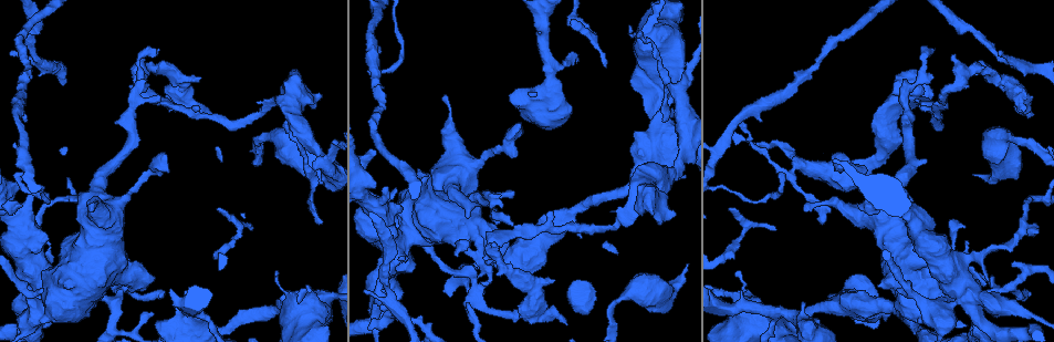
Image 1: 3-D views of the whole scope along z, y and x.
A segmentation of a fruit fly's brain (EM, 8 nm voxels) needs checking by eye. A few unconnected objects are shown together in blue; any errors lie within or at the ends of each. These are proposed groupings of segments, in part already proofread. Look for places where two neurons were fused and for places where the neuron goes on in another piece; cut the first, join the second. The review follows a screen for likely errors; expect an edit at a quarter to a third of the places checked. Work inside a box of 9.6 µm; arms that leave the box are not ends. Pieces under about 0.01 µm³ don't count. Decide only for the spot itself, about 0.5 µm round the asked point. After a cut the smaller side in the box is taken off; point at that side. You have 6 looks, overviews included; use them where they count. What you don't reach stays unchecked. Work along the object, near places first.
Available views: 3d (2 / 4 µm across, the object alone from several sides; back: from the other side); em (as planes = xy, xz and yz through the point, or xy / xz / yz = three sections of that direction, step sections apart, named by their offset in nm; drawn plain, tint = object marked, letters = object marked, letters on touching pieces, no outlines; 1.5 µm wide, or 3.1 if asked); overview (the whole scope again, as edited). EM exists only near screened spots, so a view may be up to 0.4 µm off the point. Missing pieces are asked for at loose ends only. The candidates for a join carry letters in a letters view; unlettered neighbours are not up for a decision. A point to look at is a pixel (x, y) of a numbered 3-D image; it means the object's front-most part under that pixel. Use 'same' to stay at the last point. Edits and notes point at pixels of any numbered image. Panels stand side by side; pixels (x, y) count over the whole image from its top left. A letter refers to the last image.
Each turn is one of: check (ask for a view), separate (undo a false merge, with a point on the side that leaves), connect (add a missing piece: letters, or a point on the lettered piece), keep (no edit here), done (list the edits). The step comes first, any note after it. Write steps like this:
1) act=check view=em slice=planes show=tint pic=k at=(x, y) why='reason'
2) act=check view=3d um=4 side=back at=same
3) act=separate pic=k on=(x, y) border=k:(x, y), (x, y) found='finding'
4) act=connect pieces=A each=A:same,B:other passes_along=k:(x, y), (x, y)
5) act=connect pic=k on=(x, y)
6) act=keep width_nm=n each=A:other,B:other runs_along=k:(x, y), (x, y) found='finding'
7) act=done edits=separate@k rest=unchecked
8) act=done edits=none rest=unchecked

act=check view=em slice=yz step=8 show=tint pic=1 at=(963, 259) why='thick turns thin'

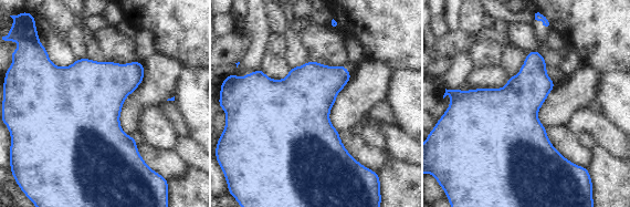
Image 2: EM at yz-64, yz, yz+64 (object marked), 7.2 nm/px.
act=check view=em slice=planes show=letters at=same why='cut it another way'

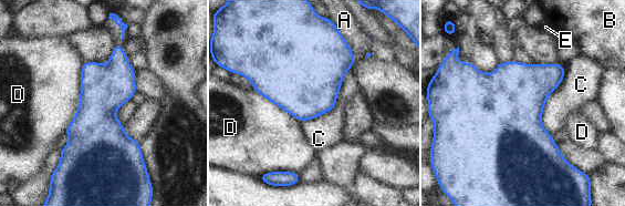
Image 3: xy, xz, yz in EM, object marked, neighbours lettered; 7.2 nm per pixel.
act=keep each=A:other,B:other,C:other,D:other,E:other found='continuous, no second neuron'

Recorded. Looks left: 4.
act=check view=3d um=4 pic=1 at=(383, 188) why='free end'

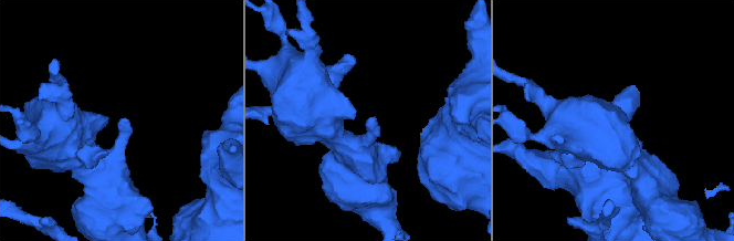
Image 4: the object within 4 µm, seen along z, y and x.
act=check view=em slice=planes show=tint pic=4 at=(124, 120) why='shape alone is not enough'

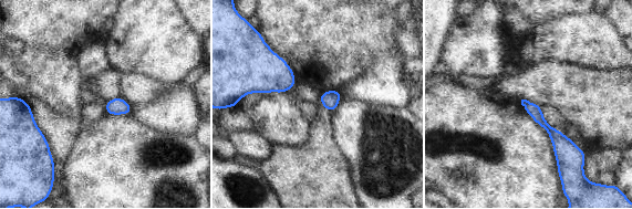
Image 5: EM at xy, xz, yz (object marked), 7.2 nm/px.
act=check view=em slice=planes show=letters at=same why='see the neighbours'

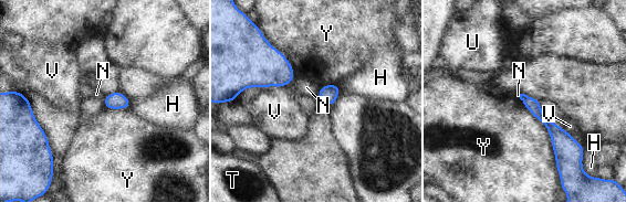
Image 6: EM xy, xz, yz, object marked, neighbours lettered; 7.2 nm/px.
act=keep each=H:other,N:other,T:other,U:other,V:other,Y:other runs_along=6:(522, 96), (560, 137), (562, 153) found='none of them fits'

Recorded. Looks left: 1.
act=check view=em slice=yz step=8 show=letters pic=1 at=(953, 54) why='an open end'

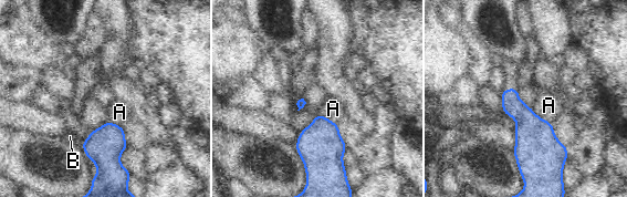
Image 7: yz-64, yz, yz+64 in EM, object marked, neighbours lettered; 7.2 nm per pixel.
act=keep longest_contact=A:200nm each=A:other,B:other border=7:(531, 107), (552, 124) found='no lettered piece goes on from it'

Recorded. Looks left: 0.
act=done edits=none rest=unchecked

